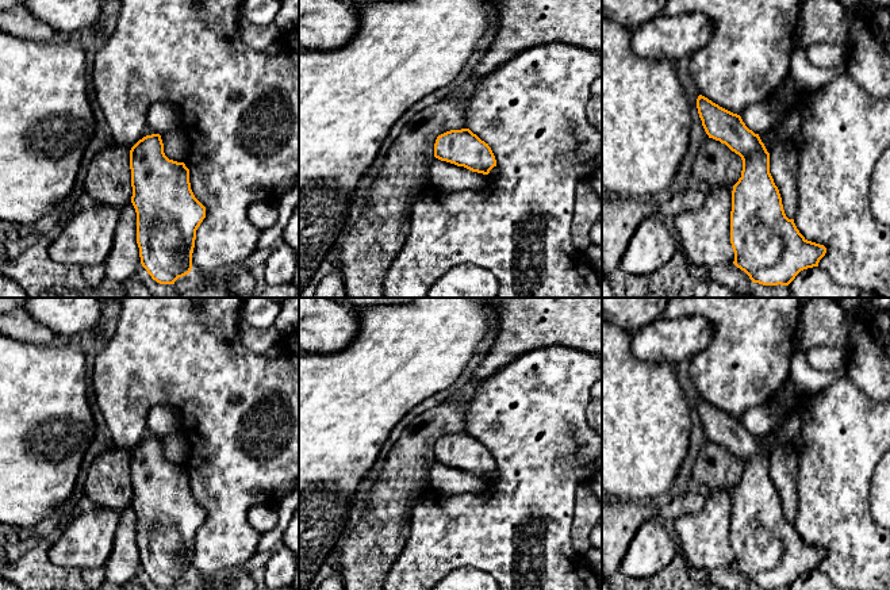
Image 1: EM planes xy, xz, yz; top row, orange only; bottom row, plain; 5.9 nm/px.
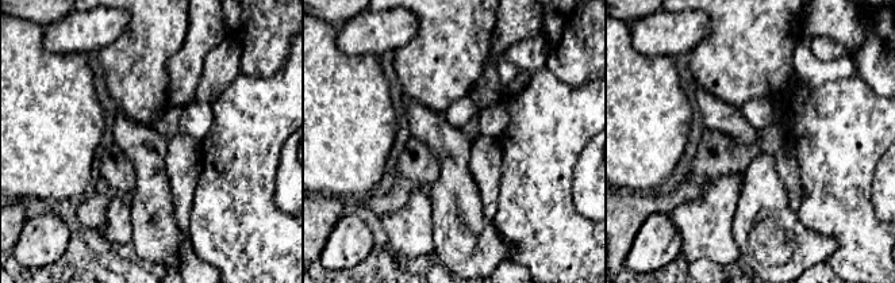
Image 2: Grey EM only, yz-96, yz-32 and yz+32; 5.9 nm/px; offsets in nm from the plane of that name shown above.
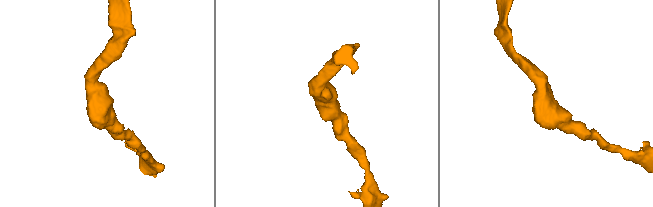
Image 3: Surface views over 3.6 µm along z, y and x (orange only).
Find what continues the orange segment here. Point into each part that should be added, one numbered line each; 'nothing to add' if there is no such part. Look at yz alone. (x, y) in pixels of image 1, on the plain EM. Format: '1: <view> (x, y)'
nothing to add

